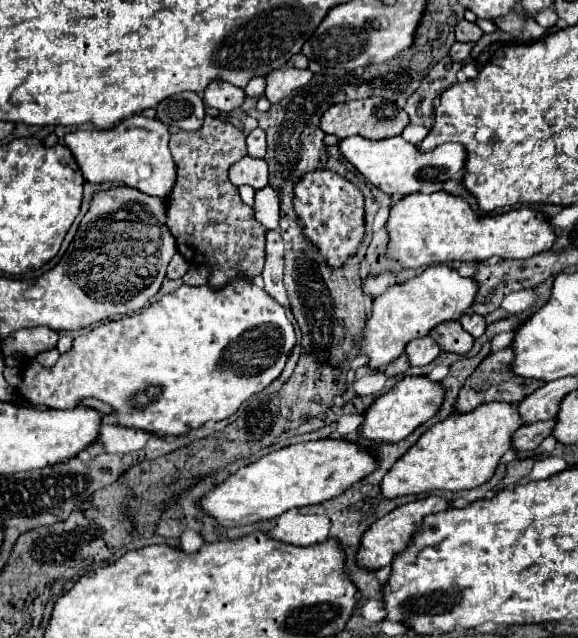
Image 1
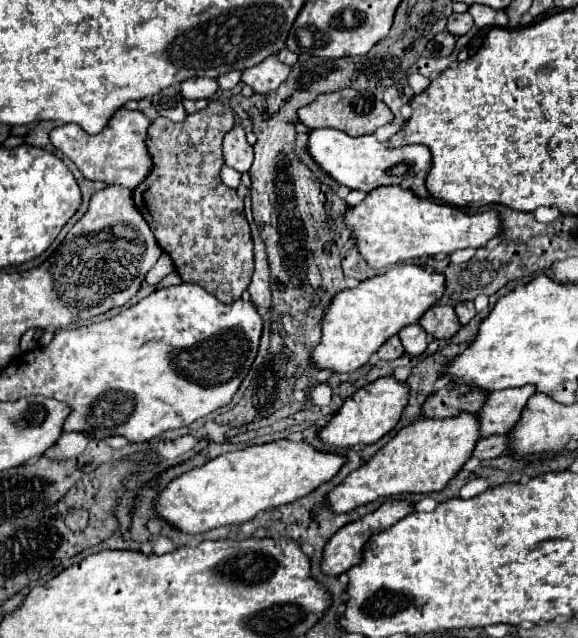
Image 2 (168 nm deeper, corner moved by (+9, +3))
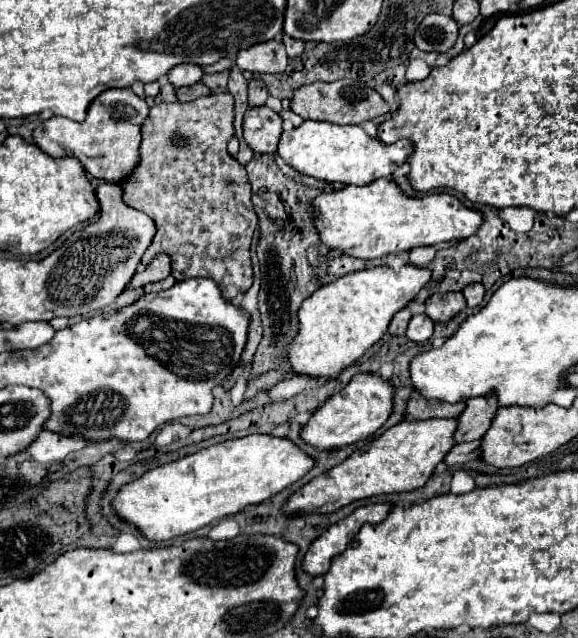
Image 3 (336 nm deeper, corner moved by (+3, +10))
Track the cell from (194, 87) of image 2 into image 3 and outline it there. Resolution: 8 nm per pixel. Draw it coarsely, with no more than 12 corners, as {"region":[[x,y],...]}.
{"region":[[180,64],[168,72],[176,88],[194,86],[204,70],[192,64]]}

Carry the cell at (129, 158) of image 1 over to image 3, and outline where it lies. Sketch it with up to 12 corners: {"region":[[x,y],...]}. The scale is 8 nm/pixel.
{"region":[[102,92],[84,122],[52,116],[34,130],[50,156],[74,156],[122,182],[140,160],[144,98]]}

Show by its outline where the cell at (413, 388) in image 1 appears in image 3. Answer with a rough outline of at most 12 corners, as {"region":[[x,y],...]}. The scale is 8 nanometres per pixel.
{"region":[[356,374],[328,398],[302,438],[342,448],[372,436],[392,414],[396,388]]}

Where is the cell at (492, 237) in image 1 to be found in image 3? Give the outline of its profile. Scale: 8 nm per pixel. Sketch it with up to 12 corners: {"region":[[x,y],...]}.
{"region":[[394,180],[318,196],[330,250],[364,260],[464,240],[484,222]]}

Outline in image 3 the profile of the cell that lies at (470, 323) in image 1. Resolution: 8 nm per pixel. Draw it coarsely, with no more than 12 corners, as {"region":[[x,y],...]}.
{"region":[[472,284],[464,288],[466,304],[470,308],[480,306],[484,298],[484,286]]}

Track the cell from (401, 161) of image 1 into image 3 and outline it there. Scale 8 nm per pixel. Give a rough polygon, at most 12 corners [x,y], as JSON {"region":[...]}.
{"region":[[306,120],[278,156],[326,182],[364,186],[408,162],[410,140]]}

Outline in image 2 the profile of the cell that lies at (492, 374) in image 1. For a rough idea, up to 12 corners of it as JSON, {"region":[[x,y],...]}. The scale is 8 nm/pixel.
{"region":[[446,385],[422,405],[424,417],[476,413],[486,393]]}

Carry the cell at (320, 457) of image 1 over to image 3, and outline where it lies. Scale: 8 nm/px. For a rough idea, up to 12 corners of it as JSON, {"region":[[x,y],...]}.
{"region":[[252,434],[148,470],[114,510],[170,540],[276,496],[314,458]]}

